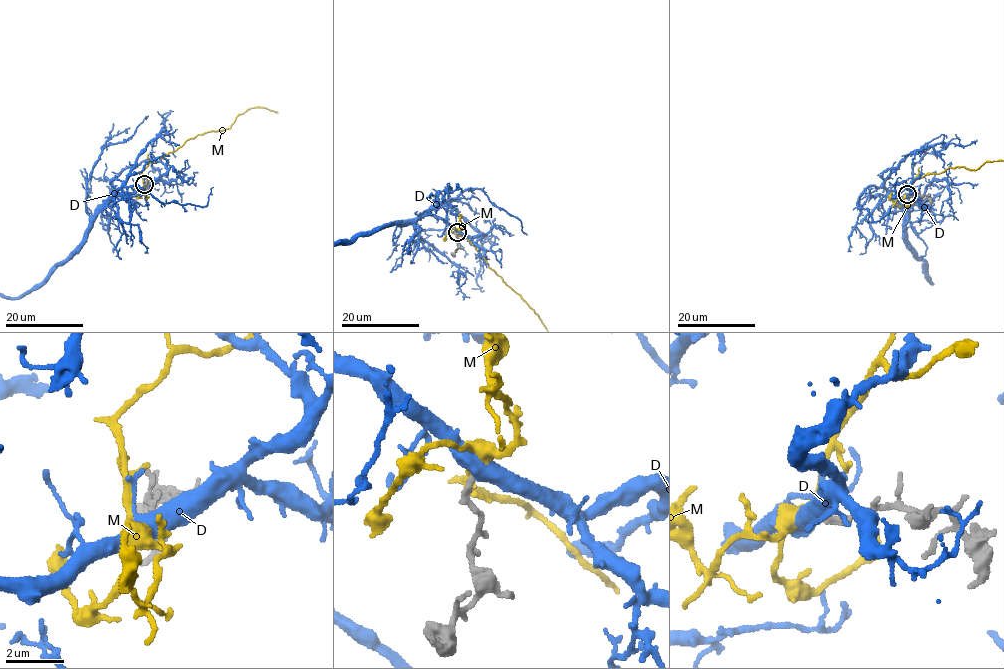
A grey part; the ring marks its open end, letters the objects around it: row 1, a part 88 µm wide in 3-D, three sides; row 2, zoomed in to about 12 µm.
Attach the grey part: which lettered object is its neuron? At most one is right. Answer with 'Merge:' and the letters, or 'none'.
Merge: M

